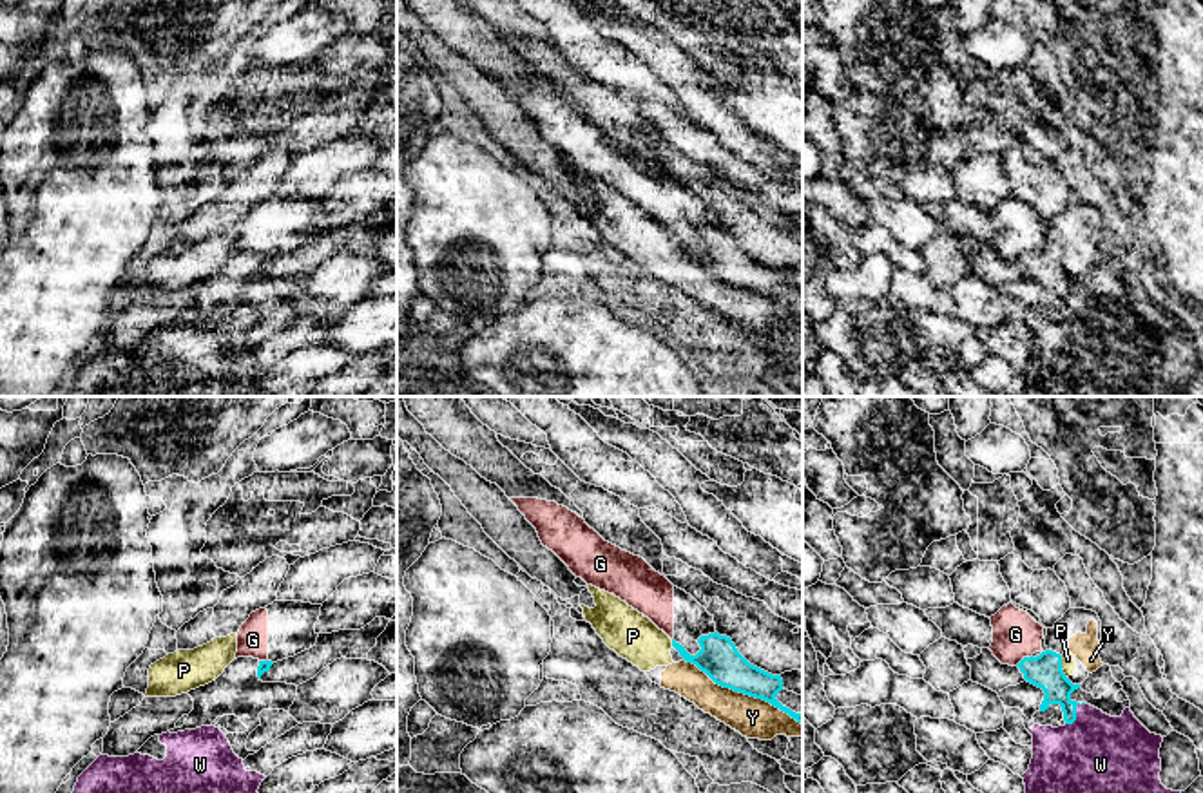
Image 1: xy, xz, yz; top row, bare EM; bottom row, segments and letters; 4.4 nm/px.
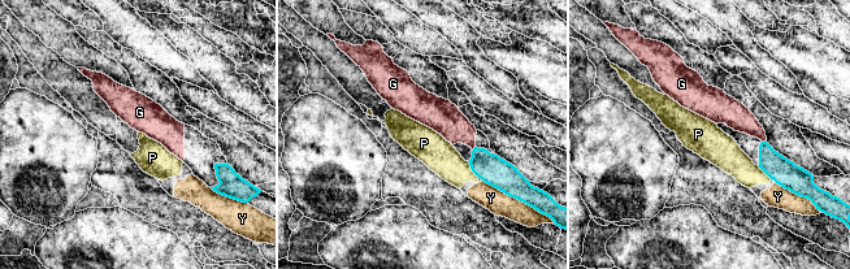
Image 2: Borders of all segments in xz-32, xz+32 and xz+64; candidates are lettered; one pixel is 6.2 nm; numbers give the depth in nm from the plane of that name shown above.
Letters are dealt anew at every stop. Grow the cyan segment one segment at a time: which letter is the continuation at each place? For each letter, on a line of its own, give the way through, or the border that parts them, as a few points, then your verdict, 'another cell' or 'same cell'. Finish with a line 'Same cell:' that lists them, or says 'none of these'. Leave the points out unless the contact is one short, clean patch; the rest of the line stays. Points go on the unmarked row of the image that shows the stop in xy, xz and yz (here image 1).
G: border yz (1031, 248), (1015, 259); another cell
P: border yz (1060, 250), (1066, 272); another cell
W: another cell
Y: another cell
Same cell: none of these

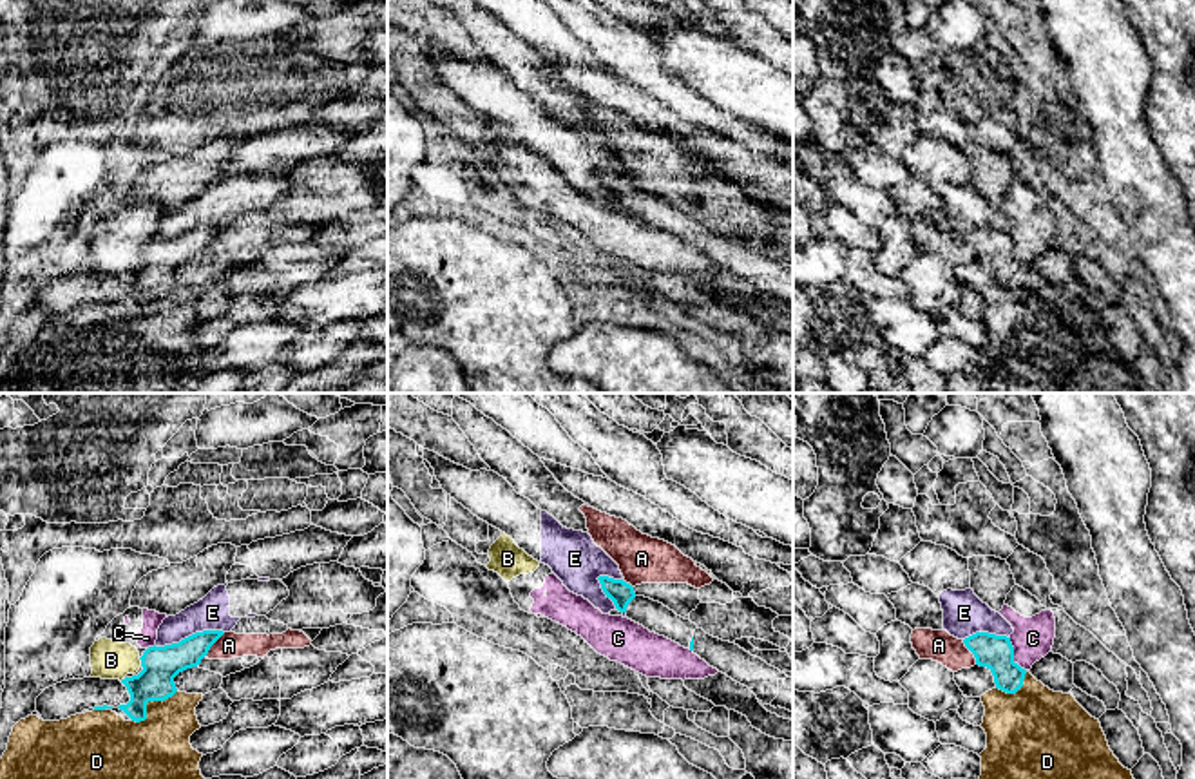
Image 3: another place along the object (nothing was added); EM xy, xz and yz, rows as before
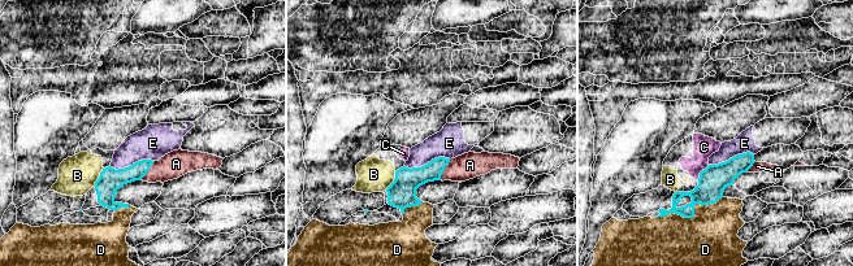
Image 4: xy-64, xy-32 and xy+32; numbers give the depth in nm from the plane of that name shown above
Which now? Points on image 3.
A: another cell
B: border xy (138, 252), (142, 259); another cell
C: another cell
D: another cell
E: another cell
Same cell: none of these

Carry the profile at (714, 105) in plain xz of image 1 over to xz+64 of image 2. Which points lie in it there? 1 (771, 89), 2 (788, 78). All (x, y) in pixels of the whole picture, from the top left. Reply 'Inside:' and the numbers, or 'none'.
Inside: 2

